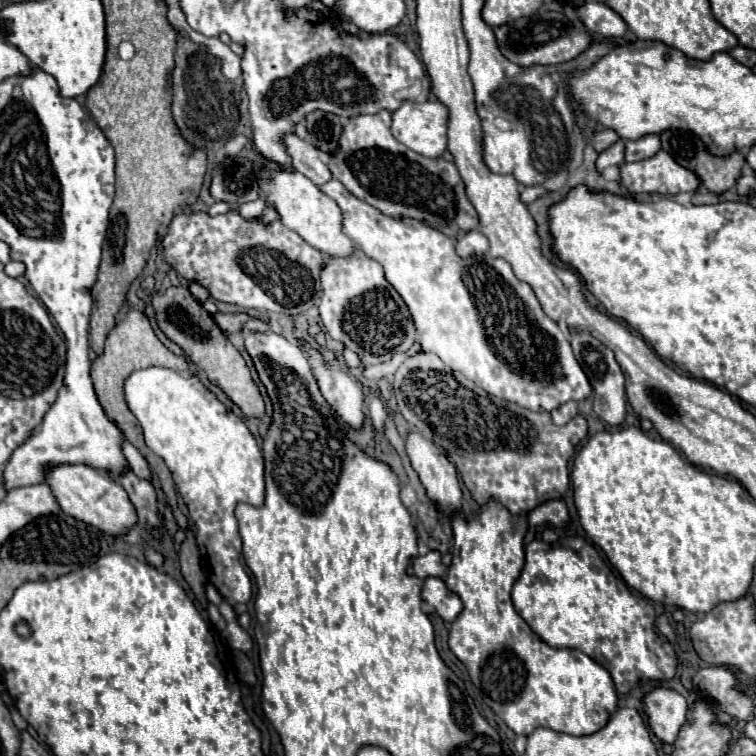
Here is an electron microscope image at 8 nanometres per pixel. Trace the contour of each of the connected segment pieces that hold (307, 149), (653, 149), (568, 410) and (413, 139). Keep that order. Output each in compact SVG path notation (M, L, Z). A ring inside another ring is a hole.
M292 134L292 136L286 136L286 144L288 144L288 154L292 156L296 172L310 178L316 186L322 186L332 178L326 162L322 162L320 158L320 152L312 148L308 140L300 140L296 134Z
M656 134L644 136L640 140L628 140L626 142L626 162L652 158L658 150L660 150L660 138Z
M570 400L570 402L566 402L564 406L552 410L550 414L552 414L552 420L554 420L558 426L560 426L560 424L566 424L568 420L572 420L572 418L578 414L578 402Z
M426 100L422 104L404 102L396 112L392 112L392 134L396 136L396 140L400 140L404 146L426 158L440 158L442 152L446 150L448 144L446 126L448 126L448 108L438 100Z

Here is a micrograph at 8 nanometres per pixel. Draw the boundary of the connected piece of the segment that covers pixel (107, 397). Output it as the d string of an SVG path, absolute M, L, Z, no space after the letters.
M130 310L128 316L118 322L112 332L108 334L106 338L106 346L104 346L104 352L102 356L96 356L94 362L92 362L92 382L94 382L94 390L96 390L96 396L98 396L98 402L100 406L104 408L106 416L124 432L124 438L136 446L140 450L140 454L148 460L150 468L156 472L156 476L160 478L160 486L168 498L168 504L174 508L176 506L176 492L174 492L174 482L172 482L172 474L170 470L166 468L164 460L160 456L156 456L144 442L144 436L142 436L142 428L138 424L138 420L132 416L132 412L128 410L126 406L126 400L124 400L124 392L122 392L122 386L124 386L124 380L138 368L146 368L146 366L164 366L164 368L170 368L174 372L180 372L180 374L186 374L188 372L188 364L182 356L174 356L154 334L148 318L138 312L138 310Z

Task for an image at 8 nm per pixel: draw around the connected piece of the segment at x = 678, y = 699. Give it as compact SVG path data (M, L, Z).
M656 686L644 698L644 712L648 716L650 730L668 744L674 744L676 732L680 732L680 724L684 724L688 714L688 704L684 696L680 696L672 688Z

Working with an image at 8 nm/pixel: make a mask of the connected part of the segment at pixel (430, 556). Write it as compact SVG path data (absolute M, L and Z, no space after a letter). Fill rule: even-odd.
M428 552L426 556L416 556L412 560L412 572L418 578L428 578L428 576L442 576L446 566L440 560L440 552Z

